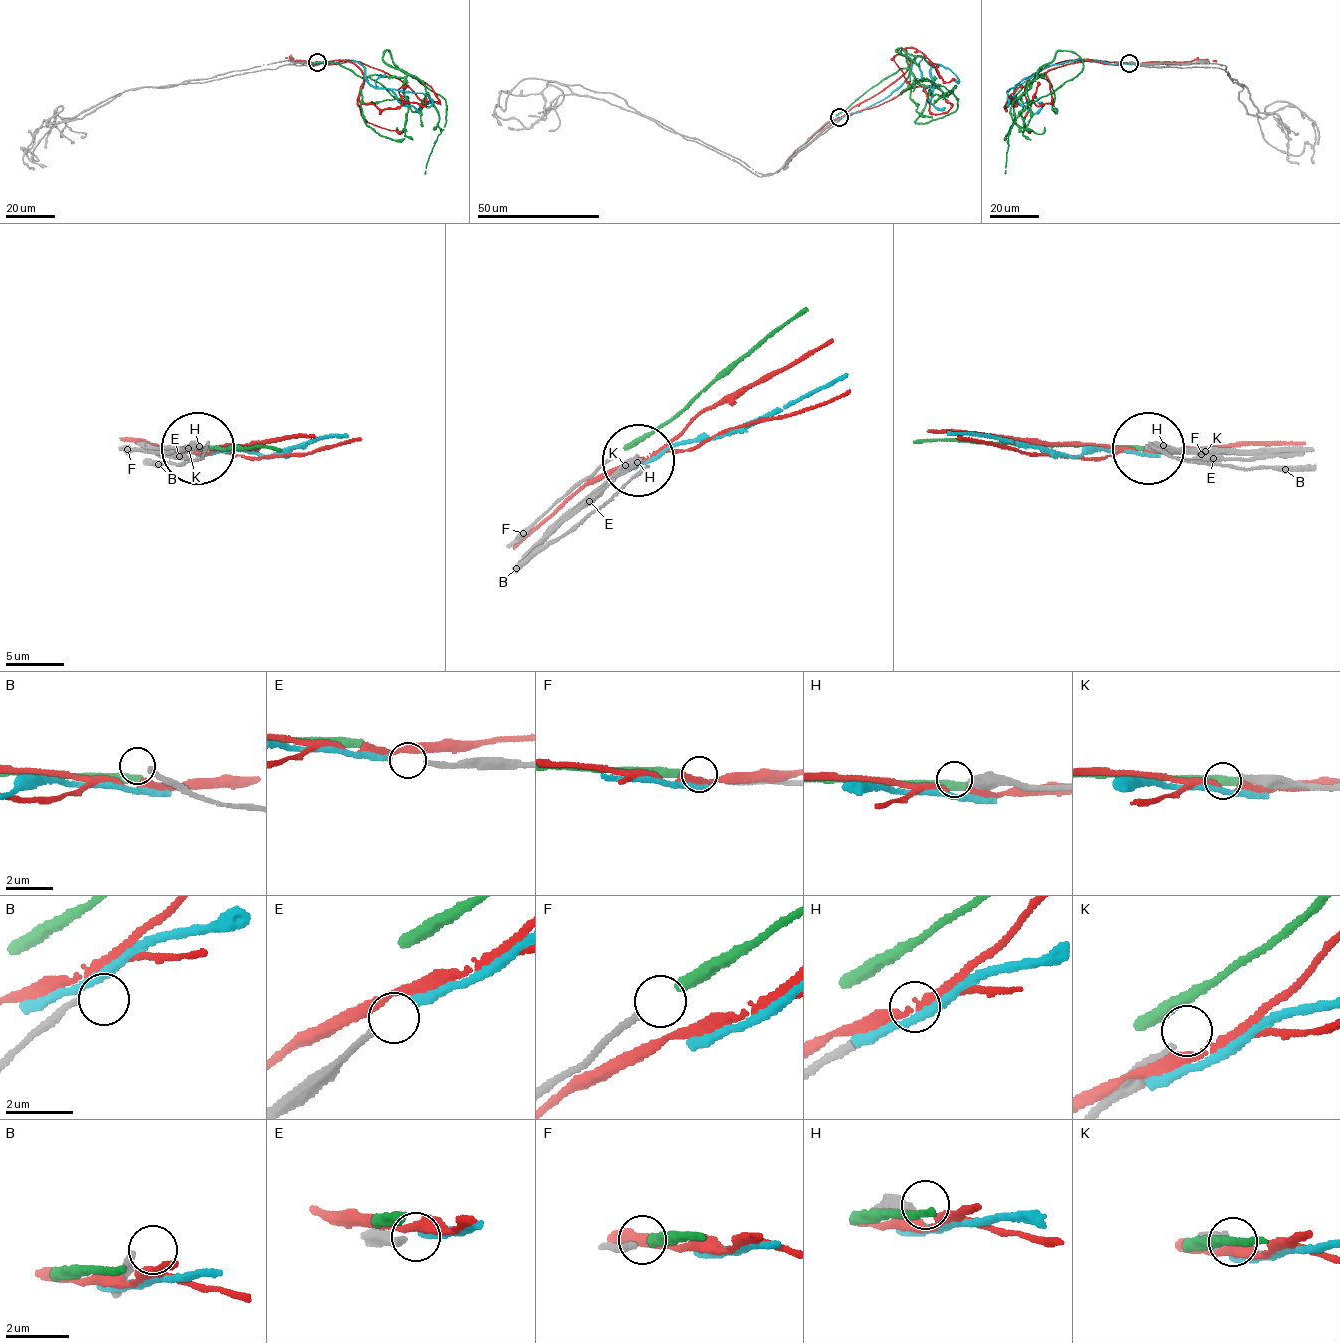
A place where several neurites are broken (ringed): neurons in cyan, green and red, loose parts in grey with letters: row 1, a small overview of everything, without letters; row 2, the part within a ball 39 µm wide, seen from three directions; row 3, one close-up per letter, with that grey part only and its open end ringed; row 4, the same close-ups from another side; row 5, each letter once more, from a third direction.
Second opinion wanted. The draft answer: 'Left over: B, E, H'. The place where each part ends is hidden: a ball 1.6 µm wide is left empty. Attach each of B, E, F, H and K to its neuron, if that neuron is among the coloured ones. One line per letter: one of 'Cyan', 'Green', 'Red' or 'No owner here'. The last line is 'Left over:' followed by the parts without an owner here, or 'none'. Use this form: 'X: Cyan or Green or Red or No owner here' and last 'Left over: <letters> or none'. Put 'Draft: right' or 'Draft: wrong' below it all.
B: No owner here
E: Cyan
F: Green
H: No owner here
K: No owner here
Left over: B, H, K
Draft: wrong

